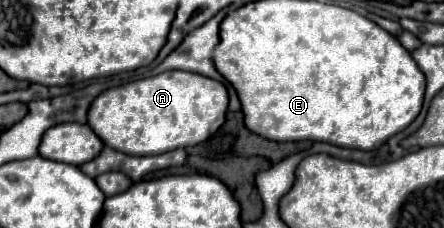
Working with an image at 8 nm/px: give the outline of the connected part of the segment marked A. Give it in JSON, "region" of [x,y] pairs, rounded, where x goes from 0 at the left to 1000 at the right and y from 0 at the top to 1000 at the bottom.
{"region":[[[381,307],[227,404],[200,465],[196,544],[245,649],[282,675],[367,675],[412,640],[439,640],[480,596],[507,535],[511,386],[439,316]]]}

